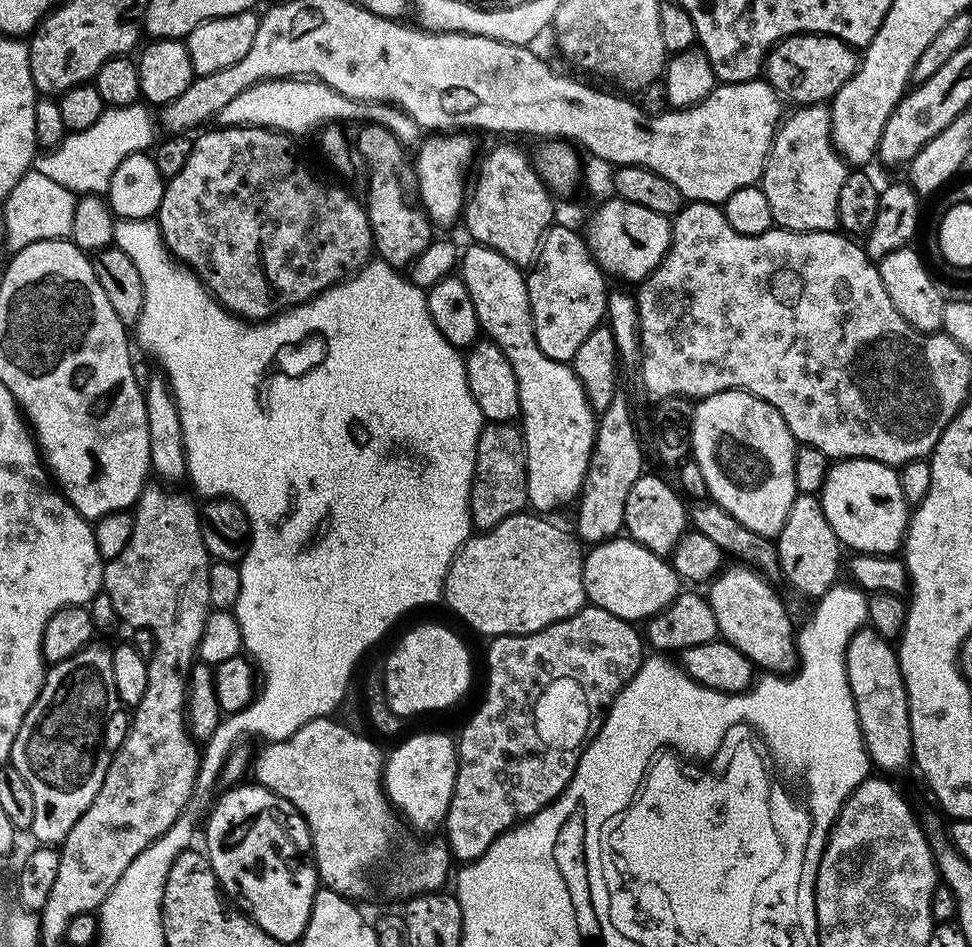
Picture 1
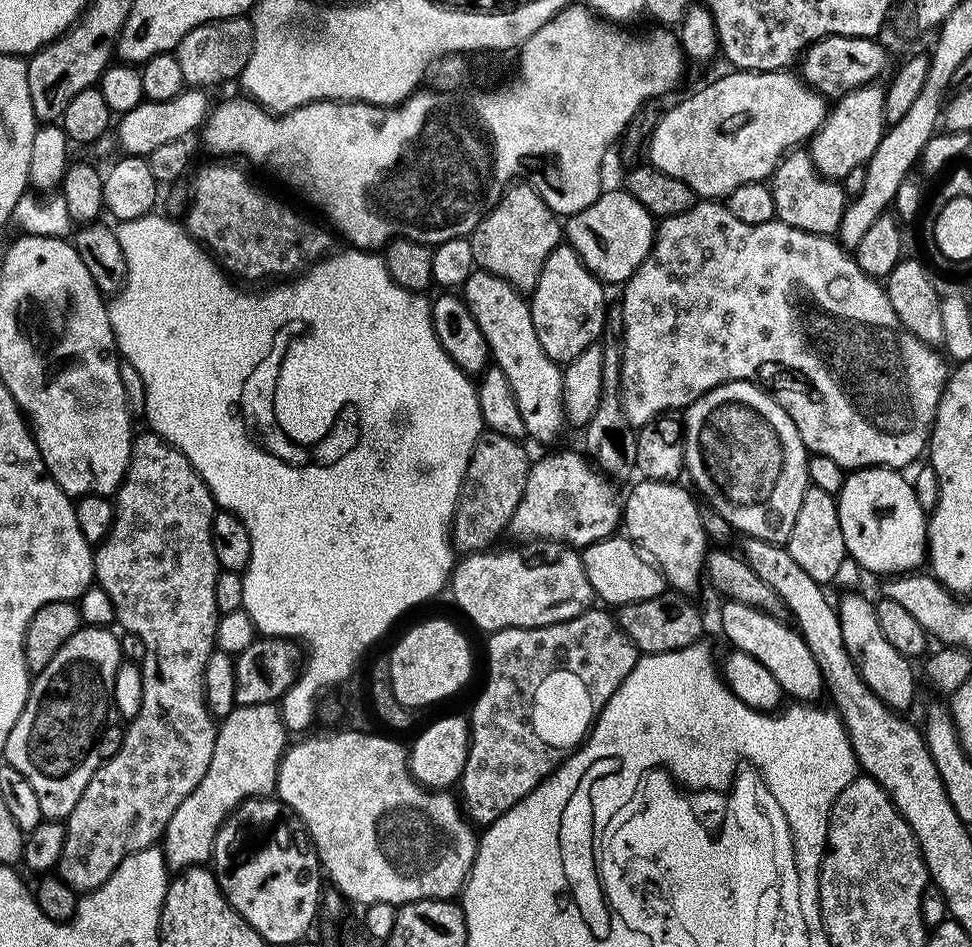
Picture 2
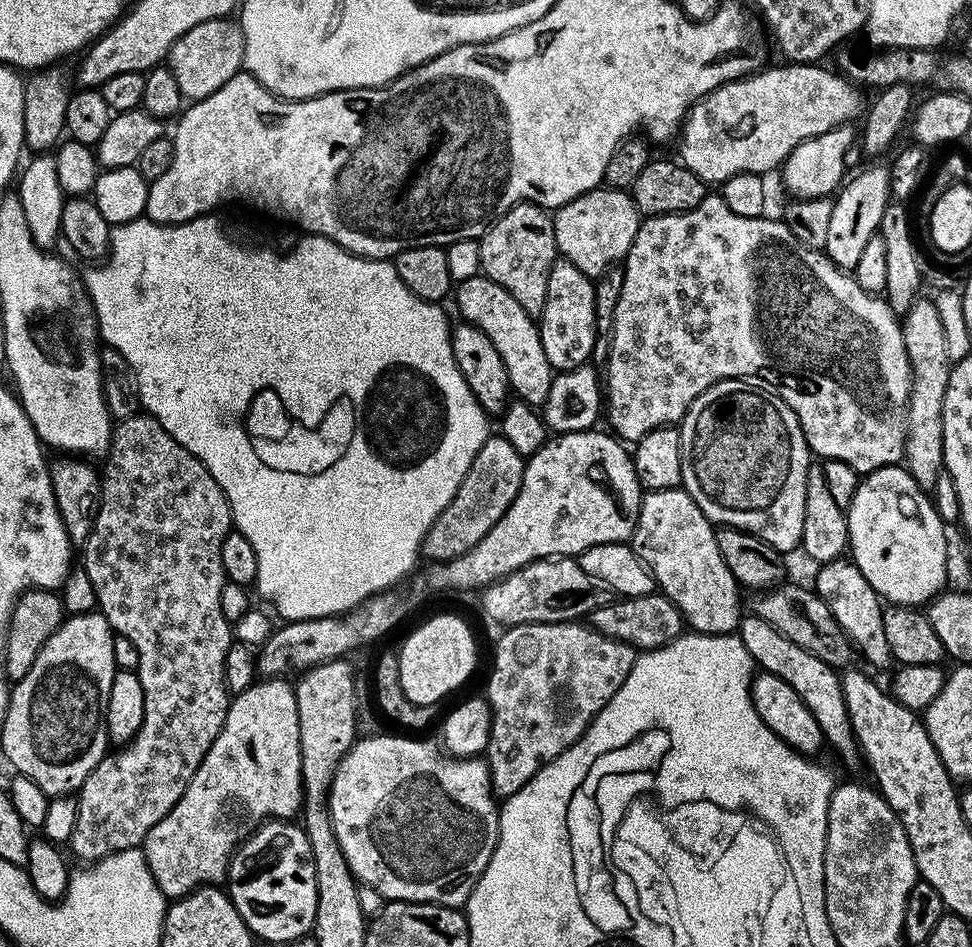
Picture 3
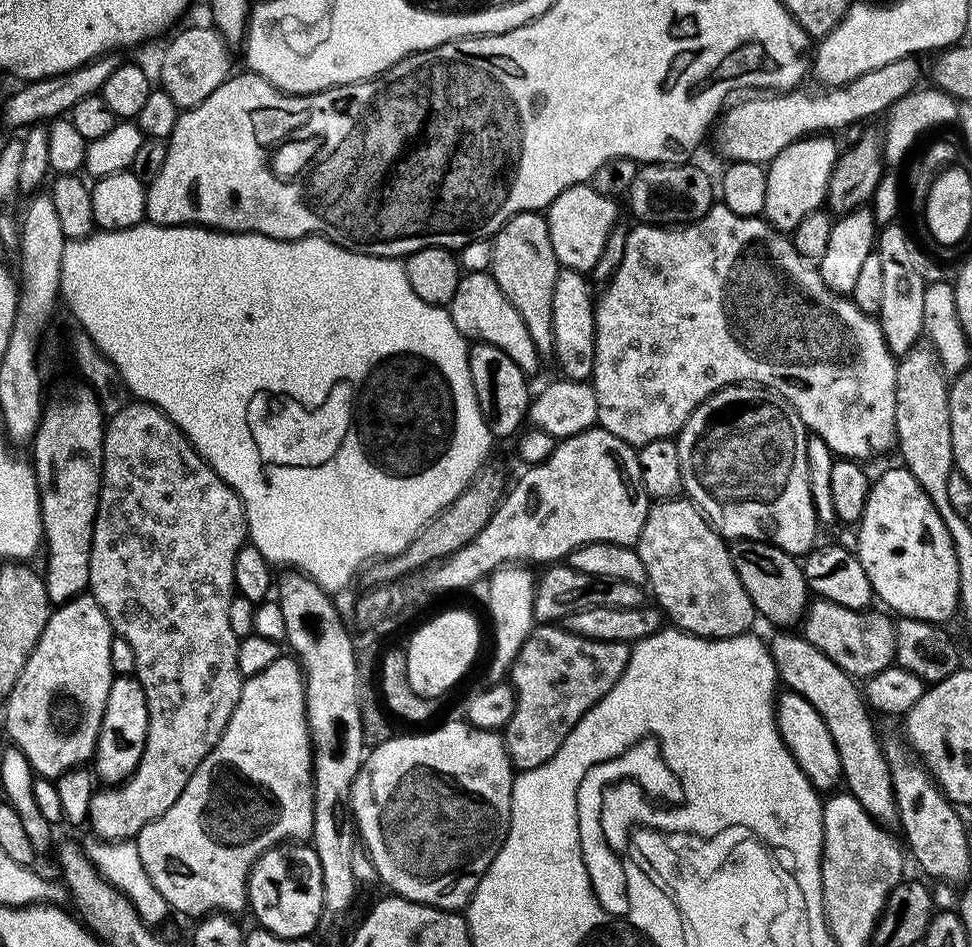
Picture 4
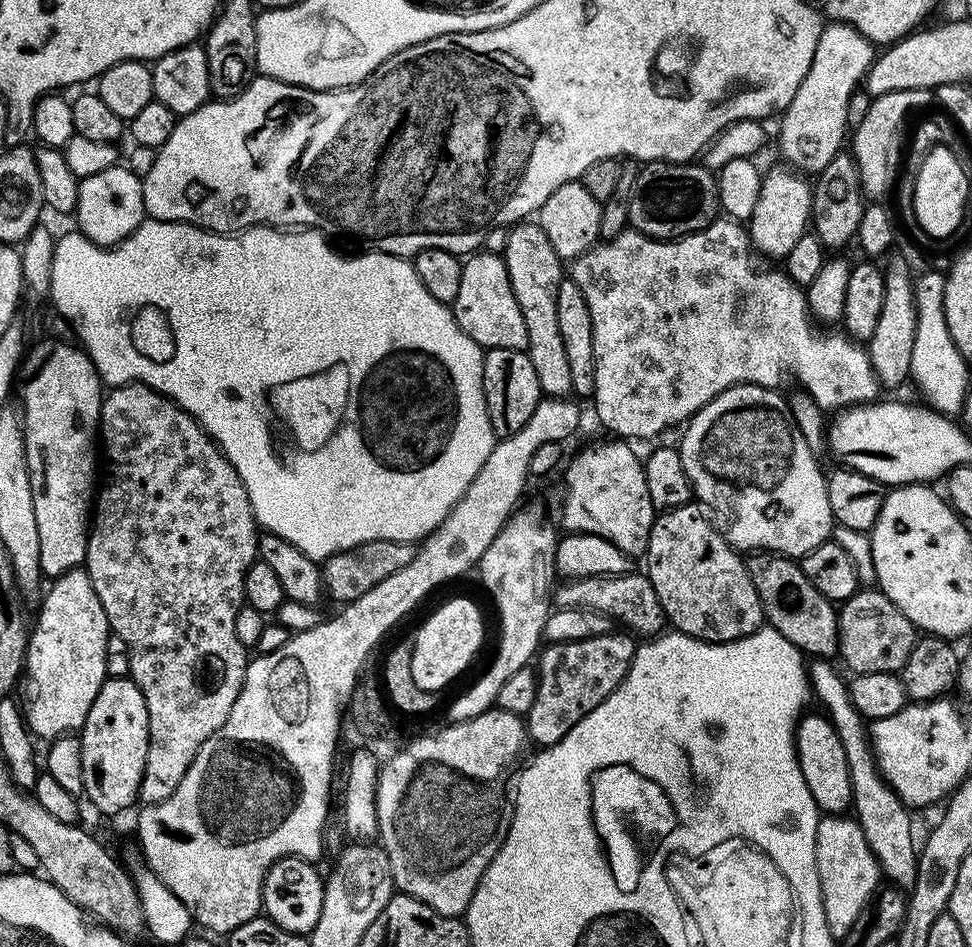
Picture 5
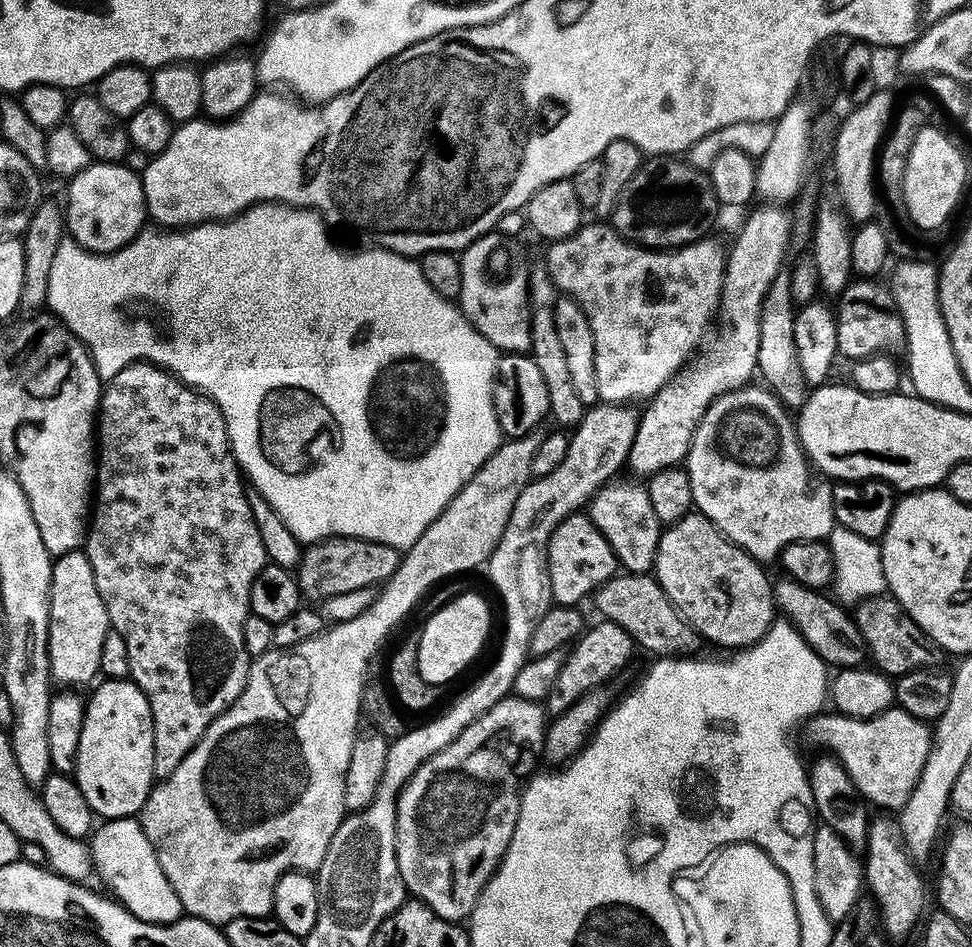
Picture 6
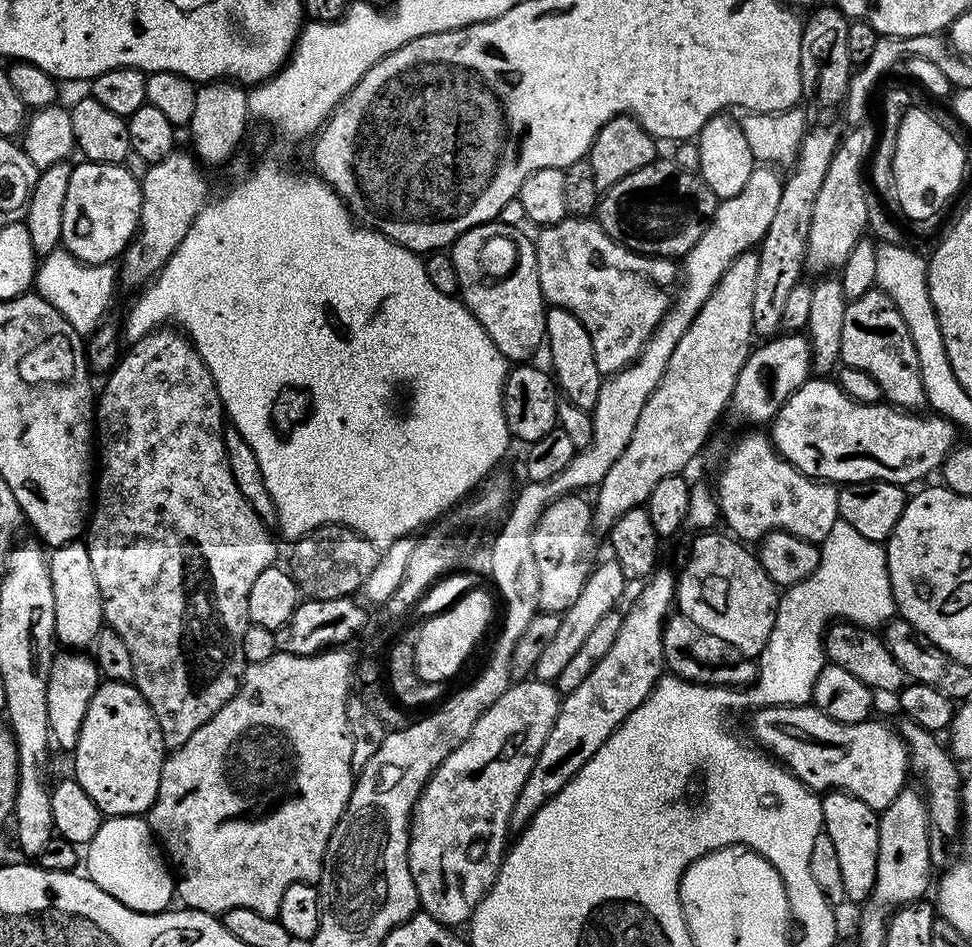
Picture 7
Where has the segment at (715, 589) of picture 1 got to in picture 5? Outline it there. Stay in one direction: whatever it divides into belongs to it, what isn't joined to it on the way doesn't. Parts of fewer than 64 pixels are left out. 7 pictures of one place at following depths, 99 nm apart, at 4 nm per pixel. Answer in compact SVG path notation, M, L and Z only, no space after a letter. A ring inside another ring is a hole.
M817 659L816 665L808 668L811 691L820 699L819 707L823 709L829 720L836 727L838 738L842 738L842 750L846 750L846 766L850 766L850 786L852 787L851 811L860 823L862 834L866 834L866 842L870 842L870 850L880 863L880 871L888 876L893 885L901 889L911 889L916 881L916 862L918 859L918 840L912 837L912 816L907 804L903 804L898 794L886 783L878 770L876 759L872 753L870 728L863 716L858 714L854 702L848 693L848 680L836 673L834 663L827 659Z

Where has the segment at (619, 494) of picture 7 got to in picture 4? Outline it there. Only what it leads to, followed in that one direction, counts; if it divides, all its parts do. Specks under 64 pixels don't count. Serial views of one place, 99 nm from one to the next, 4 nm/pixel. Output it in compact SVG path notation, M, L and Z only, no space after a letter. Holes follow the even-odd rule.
M828 134L805 136L782 149L767 165L763 215L773 228L785 234L791 233L792 229L798 226L798 222L802 222L802 218L806 218L806 214L817 211L817 209L827 201L830 174L834 170L836 157L838 155L838 147L836 148L836 144L832 139L833 137Z

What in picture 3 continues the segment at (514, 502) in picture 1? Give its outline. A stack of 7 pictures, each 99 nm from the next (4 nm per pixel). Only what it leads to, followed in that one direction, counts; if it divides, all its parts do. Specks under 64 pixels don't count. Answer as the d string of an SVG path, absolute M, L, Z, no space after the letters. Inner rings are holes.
M503 434L489 435L488 440L482 442L482 450L474 454L474 462L470 470L466 470L462 486L458 486L446 510L438 514L438 518L424 536L420 544L421 557L428 562L447 562L462 558L462 554L474 550L474 546L478 546L478 542L482 542L482 538L486 538L486 534L494 530L498 518L502 518L502 514L510 510L514 498L518 498L525 463L526 457L518 454L514 446L510 446Z

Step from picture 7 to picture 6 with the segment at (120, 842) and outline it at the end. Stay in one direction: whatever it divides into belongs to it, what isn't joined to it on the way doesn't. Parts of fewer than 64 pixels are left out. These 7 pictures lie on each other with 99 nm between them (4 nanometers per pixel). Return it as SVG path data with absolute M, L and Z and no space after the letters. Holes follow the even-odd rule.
M124 817L122 819L109 820L101 823L95 829L90 840L91 856L93 858L93 867L97 875L108 884L114 892L115 899L124 905L124 907L135 914L142 921L148 921L151 924L172 924L174 921L183 917L184 911L178 896L173 887L170 886L169 879L162 873L161 864L158 862L157 854L153 850L146 834L141 830L140 823L133 817Z

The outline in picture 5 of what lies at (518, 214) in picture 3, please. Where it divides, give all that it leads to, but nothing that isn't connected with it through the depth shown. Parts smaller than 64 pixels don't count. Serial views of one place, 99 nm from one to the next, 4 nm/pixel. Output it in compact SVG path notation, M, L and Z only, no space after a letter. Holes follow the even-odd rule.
M517 222L511 225L508 228L508 237L502 255L506 262L506 274L510 274L510 290L514 290L514 302L518 302L518 310L522 310L522 322L526 322L528 343L526 351L535 372L538 373L540 391L548 398L571 397L573 390L570 362L566 358L566 345L562 342L562 334L558 327L558 286L566 279L565 265L560 256L554 254L554 246L550 246L550 238L546 238L546 230L542 230L539 222Z

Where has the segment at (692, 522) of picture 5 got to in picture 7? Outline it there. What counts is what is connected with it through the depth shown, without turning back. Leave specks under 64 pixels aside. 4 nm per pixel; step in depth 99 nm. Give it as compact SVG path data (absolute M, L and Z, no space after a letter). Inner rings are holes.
M704 530L692 544L684 569L676 576L679 611L706 634L738 646L746 656L759 657L774 630L778 585L762 570L755 551L747 552L736 540Z

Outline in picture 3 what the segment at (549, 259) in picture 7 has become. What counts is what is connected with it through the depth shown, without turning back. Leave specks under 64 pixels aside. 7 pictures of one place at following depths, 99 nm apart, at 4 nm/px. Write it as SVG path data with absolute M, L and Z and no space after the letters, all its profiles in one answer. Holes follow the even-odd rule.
M720 194L705 195L704 200L692 212L641 219L638 234L634 234L634 242L622 261L622 294L618 298L618 310L614 310L614 330L606 369L606 420L608 416L612 423L611 431L621 441L635 442L655 428L679 425L694 398L698 398L698 394L720 380L765 380L768 384L776 384L775 395L781 396L786 406L794 410L808 447L815 455L817 452L824 460L846 462L846 466L850 466L857 474L899 465L904 459L908 433L908 391L912 385L912 367L908 365L906 342L897 313L892 311L887 299L862 290L855 275L846 274L845 269L832 263L823 251L808 248L798 242L783 219L766 219L763 215L743 217L734 214Z

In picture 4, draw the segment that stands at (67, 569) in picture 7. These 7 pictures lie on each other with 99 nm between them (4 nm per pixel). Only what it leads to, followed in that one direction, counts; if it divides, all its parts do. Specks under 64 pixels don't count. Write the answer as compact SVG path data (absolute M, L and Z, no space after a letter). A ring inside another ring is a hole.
M90 594L78 595L49 611L46 626L18 682L14 682L14 690L6 698L5 704L8 705L4 708L4 728L12 739L9 741L22 750L37 777L55 778L62 775L64 769L87 765L95 757L98 730L114 679L110 664L113 635L106 614Z

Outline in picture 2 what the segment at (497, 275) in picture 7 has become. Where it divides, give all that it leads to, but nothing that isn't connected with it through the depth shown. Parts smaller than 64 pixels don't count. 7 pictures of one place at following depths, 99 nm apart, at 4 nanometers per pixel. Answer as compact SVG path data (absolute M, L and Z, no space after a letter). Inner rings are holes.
M483 270L472 272L466 278L462 295L470 314L474 314L474 322L478 322L478 330L482 330L482 338L486 338L495 367L510 378L514 398L518 398L518 410L522 410L525 433L544 444L550 443L566 428L564 374L561 365L555 364L546 350L542 350L538 334L534 334L529 301L510 282Z

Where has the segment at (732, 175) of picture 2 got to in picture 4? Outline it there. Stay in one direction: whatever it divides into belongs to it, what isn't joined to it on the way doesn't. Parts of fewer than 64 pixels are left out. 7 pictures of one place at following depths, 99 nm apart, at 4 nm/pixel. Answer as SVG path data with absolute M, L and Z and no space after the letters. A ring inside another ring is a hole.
M916 58L890 62L890 66L870 70L870 74L854 78L843 88L828 88L821 96L789 90L779 94L756 94L753 100L733 103L715 125L716 144L729 156L729 161L767 165L782 149L798 139L813 134L832 134L835 128L848 128L879 112L880 115L887 113L894 102L907 96L921 83L920 62Z

